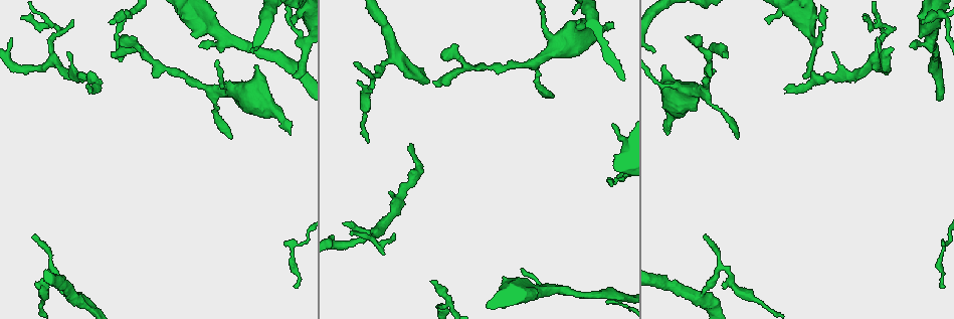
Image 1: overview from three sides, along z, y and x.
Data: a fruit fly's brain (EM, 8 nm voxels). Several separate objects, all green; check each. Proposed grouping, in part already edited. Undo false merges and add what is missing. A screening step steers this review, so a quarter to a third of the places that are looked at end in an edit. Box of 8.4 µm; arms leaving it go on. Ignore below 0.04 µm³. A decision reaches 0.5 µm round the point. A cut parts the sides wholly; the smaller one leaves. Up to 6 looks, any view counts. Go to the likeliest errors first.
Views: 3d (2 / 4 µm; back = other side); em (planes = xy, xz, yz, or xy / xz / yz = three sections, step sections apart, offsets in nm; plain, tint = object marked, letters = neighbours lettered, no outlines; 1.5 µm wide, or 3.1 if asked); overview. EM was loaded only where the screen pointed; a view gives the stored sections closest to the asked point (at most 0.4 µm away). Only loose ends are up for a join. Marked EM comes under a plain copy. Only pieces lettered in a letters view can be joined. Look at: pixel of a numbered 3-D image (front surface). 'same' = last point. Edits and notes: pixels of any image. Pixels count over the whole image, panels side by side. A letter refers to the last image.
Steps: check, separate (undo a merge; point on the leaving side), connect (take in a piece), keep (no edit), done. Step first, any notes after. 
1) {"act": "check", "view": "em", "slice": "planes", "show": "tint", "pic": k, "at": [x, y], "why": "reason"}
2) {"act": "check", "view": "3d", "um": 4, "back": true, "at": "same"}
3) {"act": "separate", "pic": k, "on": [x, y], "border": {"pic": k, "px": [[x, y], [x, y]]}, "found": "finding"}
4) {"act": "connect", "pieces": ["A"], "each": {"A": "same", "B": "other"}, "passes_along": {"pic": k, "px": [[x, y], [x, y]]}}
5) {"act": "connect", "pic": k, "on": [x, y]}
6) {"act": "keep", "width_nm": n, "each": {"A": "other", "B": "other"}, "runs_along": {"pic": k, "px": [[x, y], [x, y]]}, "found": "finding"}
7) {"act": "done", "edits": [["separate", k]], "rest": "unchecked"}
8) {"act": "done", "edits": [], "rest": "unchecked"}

{"act": "check", "view": "3d", "um": 2, "pic": 1, "at": [613, 25], "why": "an open end"}

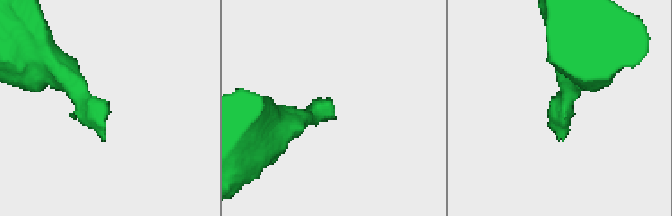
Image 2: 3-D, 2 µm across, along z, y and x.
{"act": "check", "view": "em", "slice": "planes", "show": "letters", "pic": 2, "at": [104, 136], "why": "need the tissue"}

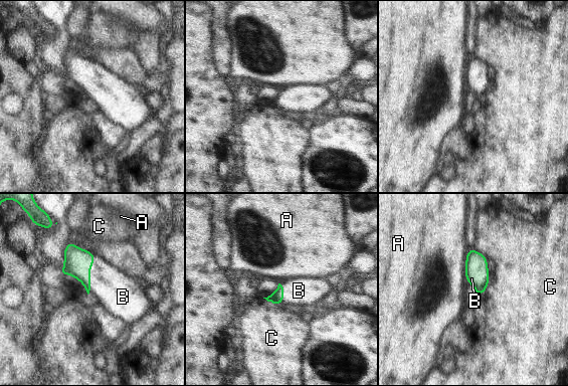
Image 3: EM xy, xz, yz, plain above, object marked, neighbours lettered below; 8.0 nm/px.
{"act": "connect", "pieces": ["B"], "each": {"A": "other", "B": "same", "C": "other"}, "passes_along": {"pic": 3, "px": [[77, 261], [89, 273], [115, 291]]}, "found": "it goes on there"}

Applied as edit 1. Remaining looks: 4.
{"act": "check", "view": "em", "slice": "planes", "show": "letters", "pic": 1, "at": [699, 36], "why": "an open end"}

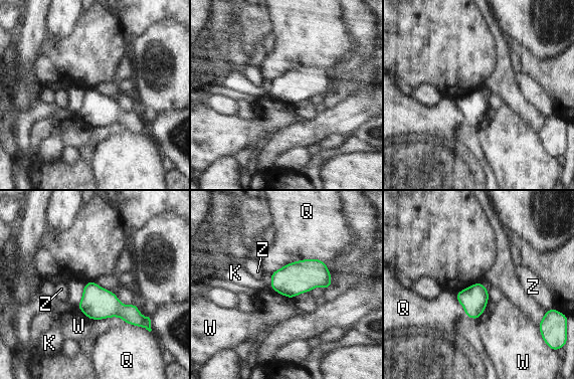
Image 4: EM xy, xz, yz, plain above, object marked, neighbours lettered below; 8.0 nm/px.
{"act": "keep", "longest_contact_nm": ["Q", 460], "each": {"K": "other", "Q": "other", "W": "other", "Z": "other"}, "border": {"pic": 4, "px": [[489, 301], [485, 311], [476, 319]]}, "found": "no lettered piece goes on from it"}

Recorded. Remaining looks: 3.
{"act": "check", "view": "3d", "um": 2, "pic": 1, "at": [802, 75], "why": "thin end"}

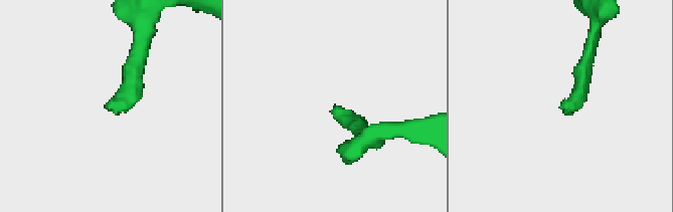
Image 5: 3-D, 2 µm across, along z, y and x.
{"act": "check", "view": "em", "slice": "xy", "step": 8, "show": "letters", "pic": 5, "at": [334, 107], "why": "shape alone is not enough"}

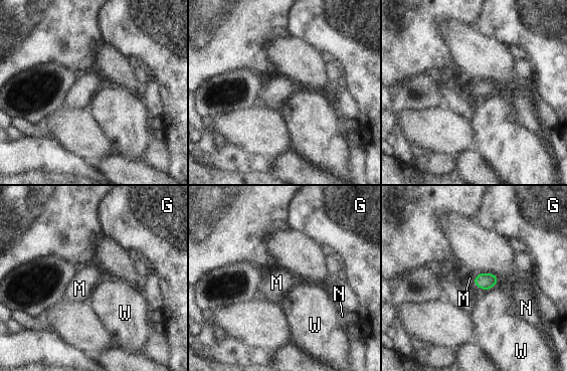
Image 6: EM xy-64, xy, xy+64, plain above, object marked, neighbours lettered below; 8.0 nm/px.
{"act": "connect", "pieces": ["M"], "each": {"G": "other", "M": "same", "N": "other", "W": "other"}, "passes_along": {"pic": 6, "px": [[484, 281], [473, 280], [469, 277]]}, "found": "it goes on there"}

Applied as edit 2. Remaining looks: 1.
{"act": "done", "edits": [["connect", 3], ["connect", 6]], "rest": "unchecked"}

